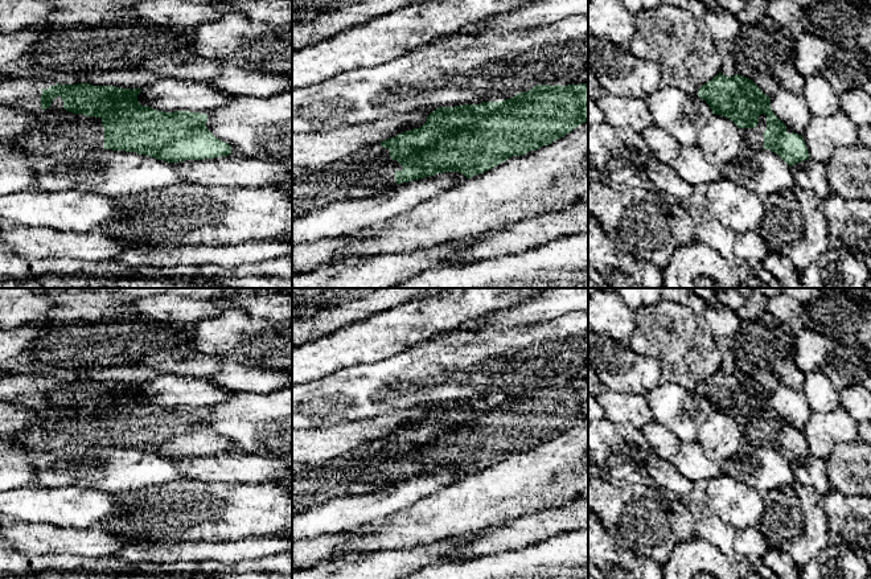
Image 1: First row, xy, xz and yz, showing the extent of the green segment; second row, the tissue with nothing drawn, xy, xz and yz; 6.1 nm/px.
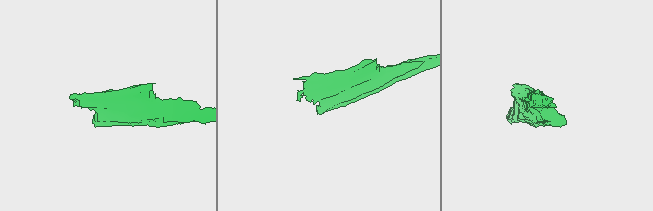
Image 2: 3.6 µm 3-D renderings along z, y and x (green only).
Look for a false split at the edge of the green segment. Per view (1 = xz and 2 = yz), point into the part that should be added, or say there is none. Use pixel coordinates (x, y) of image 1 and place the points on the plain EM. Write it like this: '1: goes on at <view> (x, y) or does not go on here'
1: goes on at xz (370, 465)
2: goes on at yz (754, 432)

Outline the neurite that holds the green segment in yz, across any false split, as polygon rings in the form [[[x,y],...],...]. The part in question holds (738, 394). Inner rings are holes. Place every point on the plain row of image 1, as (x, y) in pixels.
[[[719,369],[704,379],[698,393],[707,398],[712,410],[731,415],[740,426],[744,439],[756,445],[771,445],[789,463],[810,455],[802,431],[794,430],[781,418],[771,405],[771,394],[749,374],[740,370],[727,373]]]

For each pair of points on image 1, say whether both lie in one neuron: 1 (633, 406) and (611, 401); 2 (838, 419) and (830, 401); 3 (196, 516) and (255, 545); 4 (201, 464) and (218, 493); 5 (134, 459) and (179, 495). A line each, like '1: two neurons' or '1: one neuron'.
1: one neuron
2: two neurons
3: two neurons
4: two neurons
5: two neurons

